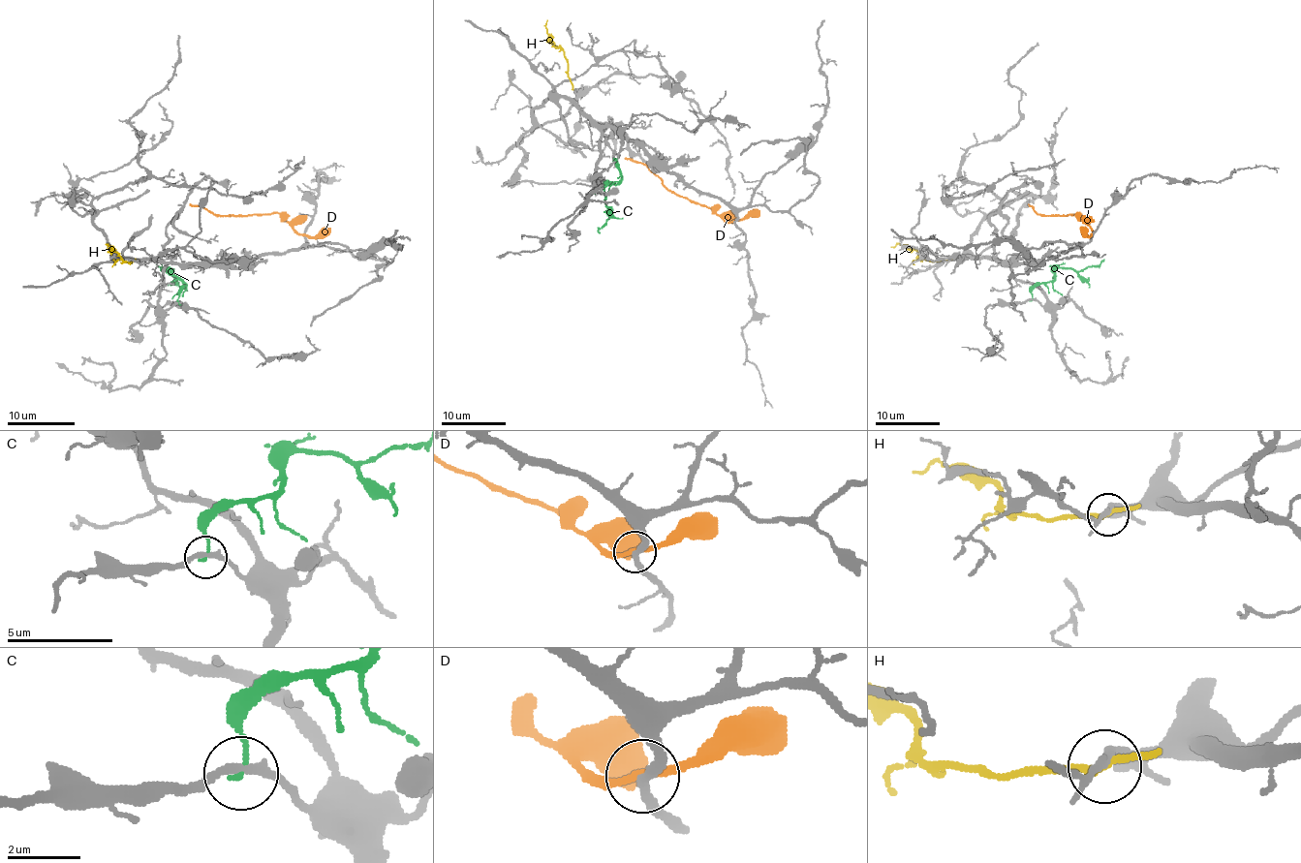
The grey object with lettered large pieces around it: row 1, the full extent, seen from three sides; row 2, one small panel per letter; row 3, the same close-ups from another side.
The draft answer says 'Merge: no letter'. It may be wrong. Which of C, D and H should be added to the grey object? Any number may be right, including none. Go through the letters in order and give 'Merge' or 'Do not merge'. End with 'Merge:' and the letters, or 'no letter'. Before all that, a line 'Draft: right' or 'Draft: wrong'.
Draft: wrong
C: Do not merge
D: Merge
H: Do not merge
Merge: D

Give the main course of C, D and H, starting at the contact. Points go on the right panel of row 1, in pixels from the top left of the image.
C: (1031, 300), (1033, 289), (1050, 281), (1058, 268), (1081, 271), (1099, 264), (1103, 259)
D: (1092, 234), (1092, 228), (1077, 213), (1038, 215), (1028, 203)
H: (950, 260), (921, 260), (910, 247), (898, 244), (890, 247)

